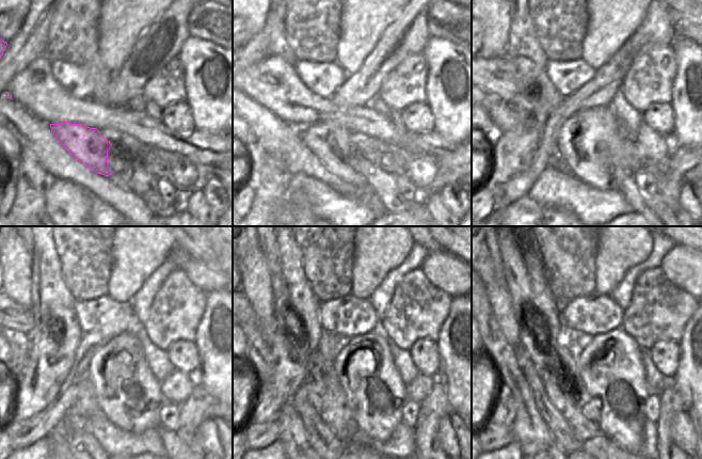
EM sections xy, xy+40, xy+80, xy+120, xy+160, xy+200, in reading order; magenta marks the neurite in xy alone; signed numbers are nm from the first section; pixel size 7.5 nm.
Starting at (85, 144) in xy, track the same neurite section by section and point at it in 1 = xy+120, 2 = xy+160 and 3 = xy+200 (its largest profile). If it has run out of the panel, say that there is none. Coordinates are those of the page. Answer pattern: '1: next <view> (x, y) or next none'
1: next xy+120 (128, 394)
2: next xy+160 (365, 367)
3: next xy+200 (610, 366)

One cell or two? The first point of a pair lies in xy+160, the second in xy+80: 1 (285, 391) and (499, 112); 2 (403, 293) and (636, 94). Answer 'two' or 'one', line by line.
1: one
2: one

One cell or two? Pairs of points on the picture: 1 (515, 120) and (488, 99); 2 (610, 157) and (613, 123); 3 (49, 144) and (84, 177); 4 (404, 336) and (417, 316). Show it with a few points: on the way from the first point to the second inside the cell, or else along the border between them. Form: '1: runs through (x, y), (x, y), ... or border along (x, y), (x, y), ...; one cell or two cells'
1: runs through (509, 120), (494, 106); one cell
2: runs through (610, 148), (610, 131); one cell
3: border along (74, 158), (65, 165), (54, 158), (44, 162); two cells
4: runs through (404, 331), (412, 321); one cell

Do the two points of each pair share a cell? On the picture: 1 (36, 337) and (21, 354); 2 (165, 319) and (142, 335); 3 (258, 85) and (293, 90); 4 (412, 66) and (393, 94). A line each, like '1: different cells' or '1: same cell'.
1: different cells
2: different cells
3: same cell
4: same cell

